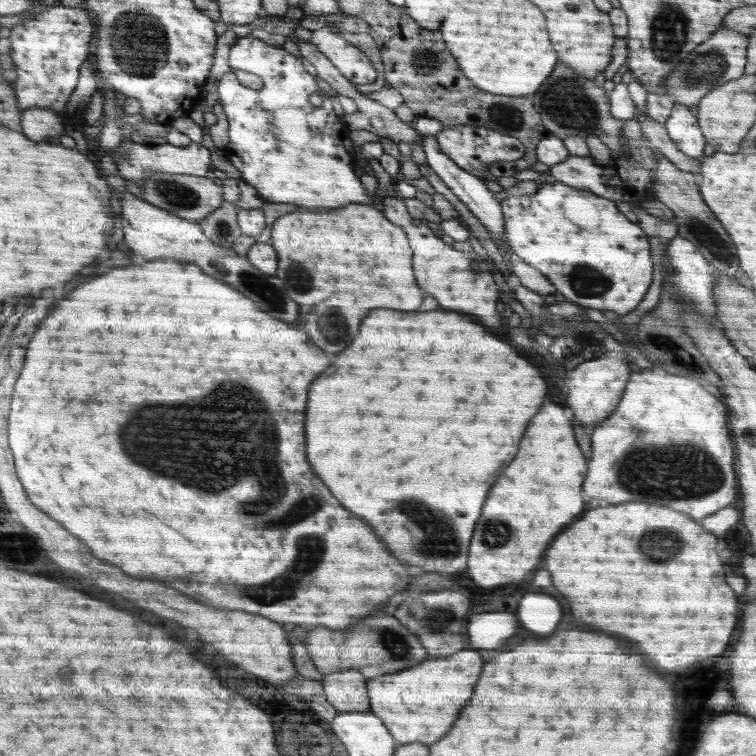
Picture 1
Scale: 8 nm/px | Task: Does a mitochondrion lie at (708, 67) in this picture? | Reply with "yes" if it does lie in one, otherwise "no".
yes

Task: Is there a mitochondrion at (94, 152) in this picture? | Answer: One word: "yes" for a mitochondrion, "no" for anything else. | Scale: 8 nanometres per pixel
no

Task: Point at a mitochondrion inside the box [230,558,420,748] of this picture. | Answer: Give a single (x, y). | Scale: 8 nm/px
(392, 641)

